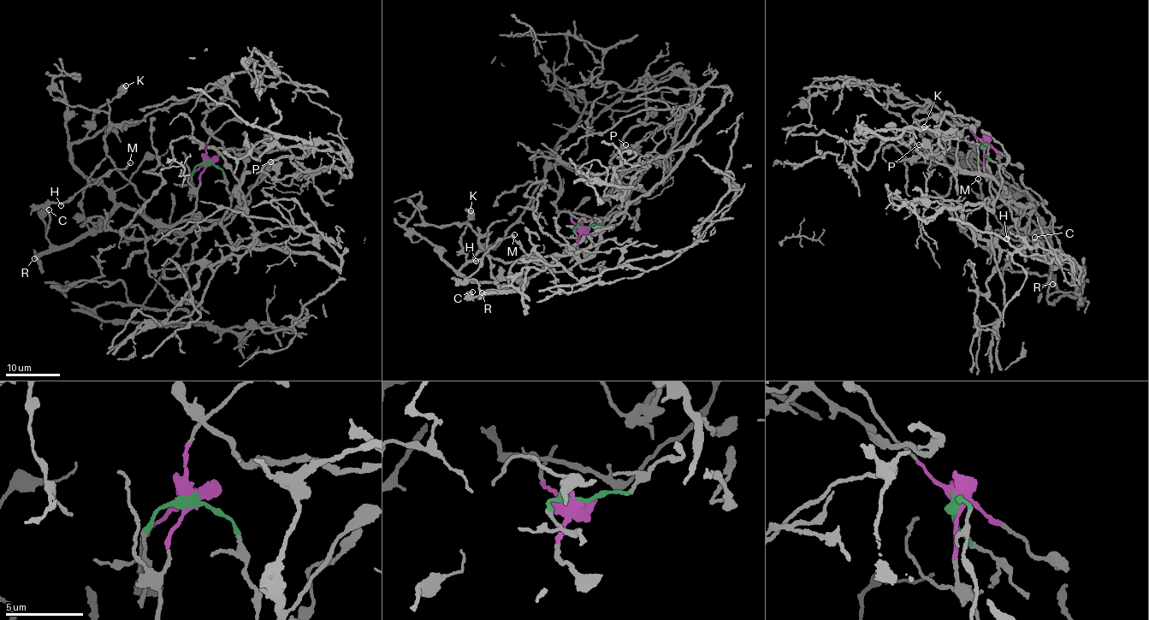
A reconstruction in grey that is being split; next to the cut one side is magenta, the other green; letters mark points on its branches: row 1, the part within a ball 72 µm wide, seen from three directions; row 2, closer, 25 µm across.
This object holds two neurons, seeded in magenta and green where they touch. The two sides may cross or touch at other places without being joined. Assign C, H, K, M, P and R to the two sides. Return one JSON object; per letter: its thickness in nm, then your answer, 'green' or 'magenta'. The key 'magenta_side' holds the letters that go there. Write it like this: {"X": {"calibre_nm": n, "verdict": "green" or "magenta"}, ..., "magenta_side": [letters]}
{"C": {"calibre_nm": 400, "verdict": "magenta"}, "H": {"calibre_nm": 190, "verdict": "magenta"}, "K": {"calibre_nm": 460, "verdict": "magenta"}, "M": {"calibre_nm": 160, "verdict": "magenta"}, "P": {"calibre_nm": 190, "verdict": "magenta"}, "R": {"calibre_nm": 500, "verdict": "magenta"}, "magenta_side": ["C", "H", "K", "M", "P", "R"]}

